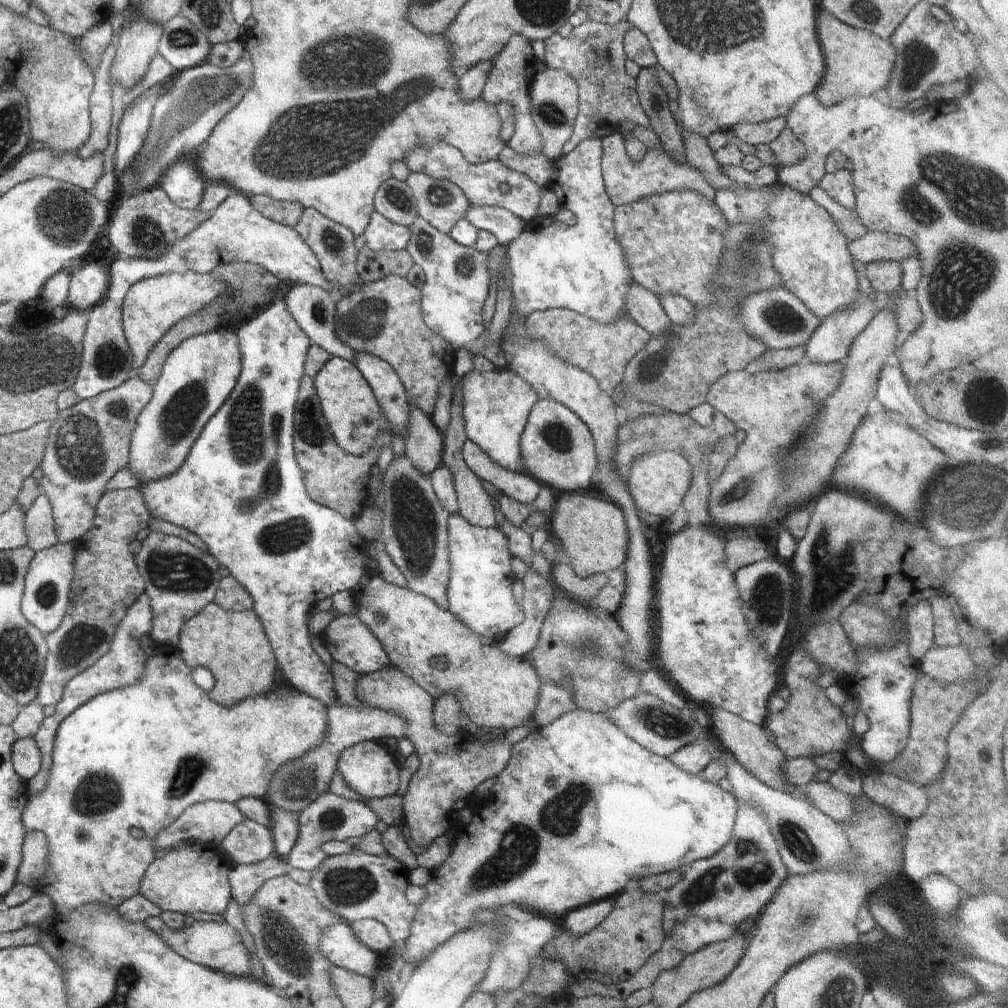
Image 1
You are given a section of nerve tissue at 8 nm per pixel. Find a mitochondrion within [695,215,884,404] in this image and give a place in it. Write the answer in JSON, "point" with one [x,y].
{"point":[781,315]}

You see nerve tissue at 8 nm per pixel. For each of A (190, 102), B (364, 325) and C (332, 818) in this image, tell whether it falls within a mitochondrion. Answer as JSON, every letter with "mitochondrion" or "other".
{"A":"mitochondrion","B":"mitochondrion","C":"mitochondrion"}

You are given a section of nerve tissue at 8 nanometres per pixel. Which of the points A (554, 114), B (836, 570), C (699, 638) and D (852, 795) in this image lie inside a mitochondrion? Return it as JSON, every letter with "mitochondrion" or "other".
{"A":"mitochondrion","B":"mitochondrion","C":"mitochondrion","D":"other"}

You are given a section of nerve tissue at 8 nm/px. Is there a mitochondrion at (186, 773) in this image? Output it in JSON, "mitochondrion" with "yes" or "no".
{"mitochondrion":"yes"}

